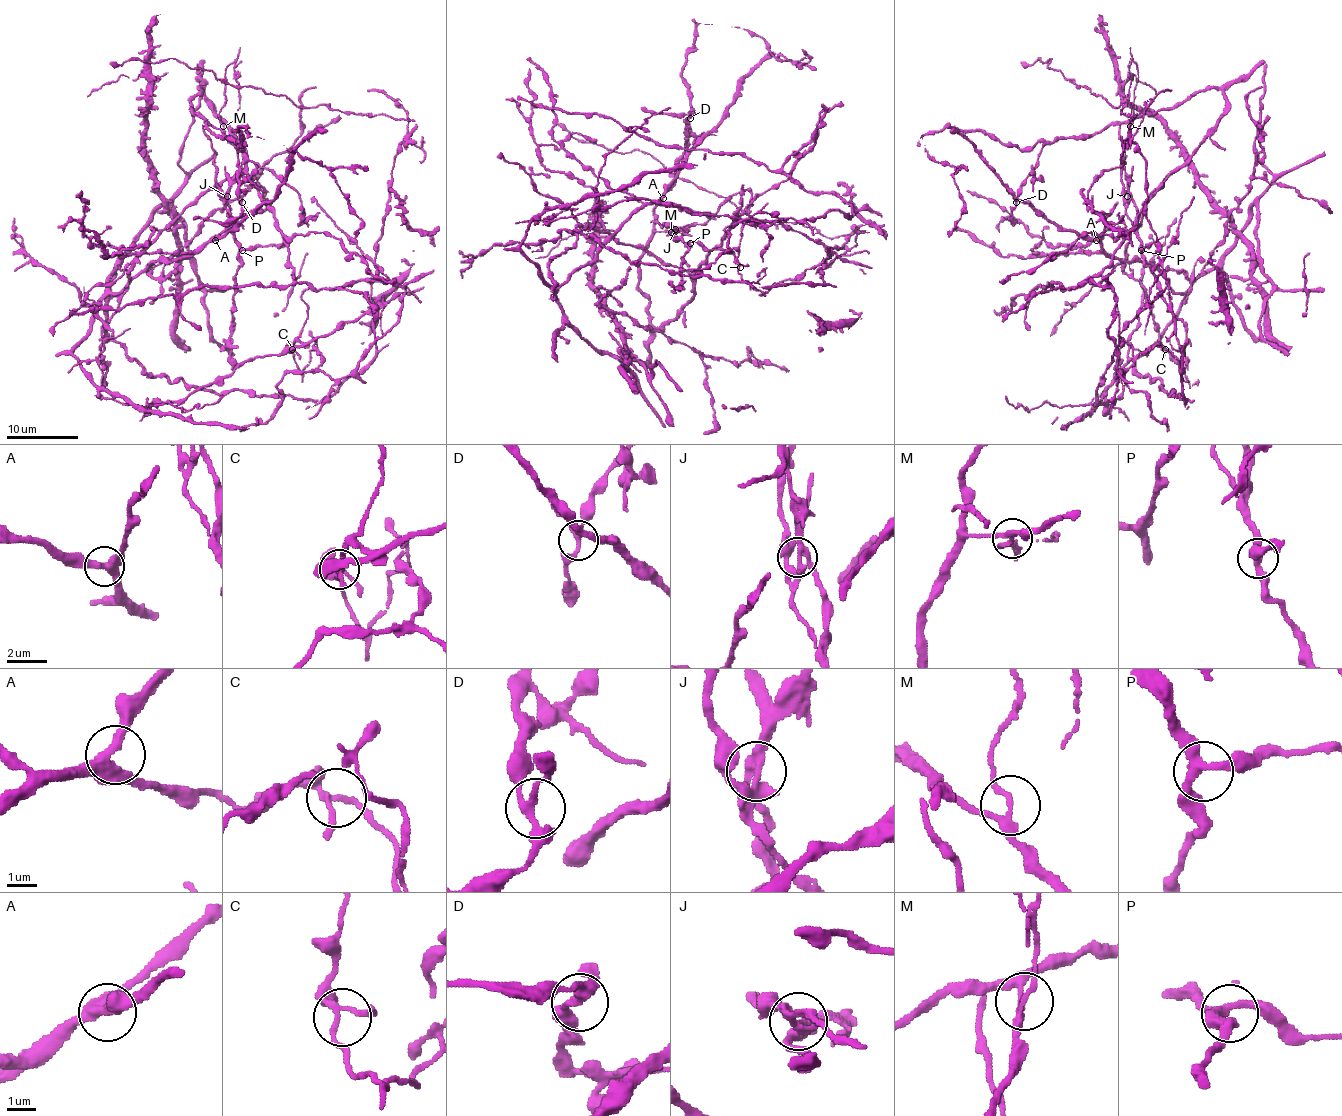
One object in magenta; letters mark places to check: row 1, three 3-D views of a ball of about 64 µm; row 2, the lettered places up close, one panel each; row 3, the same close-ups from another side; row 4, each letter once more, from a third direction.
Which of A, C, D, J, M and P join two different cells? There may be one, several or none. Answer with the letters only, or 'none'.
J, M

